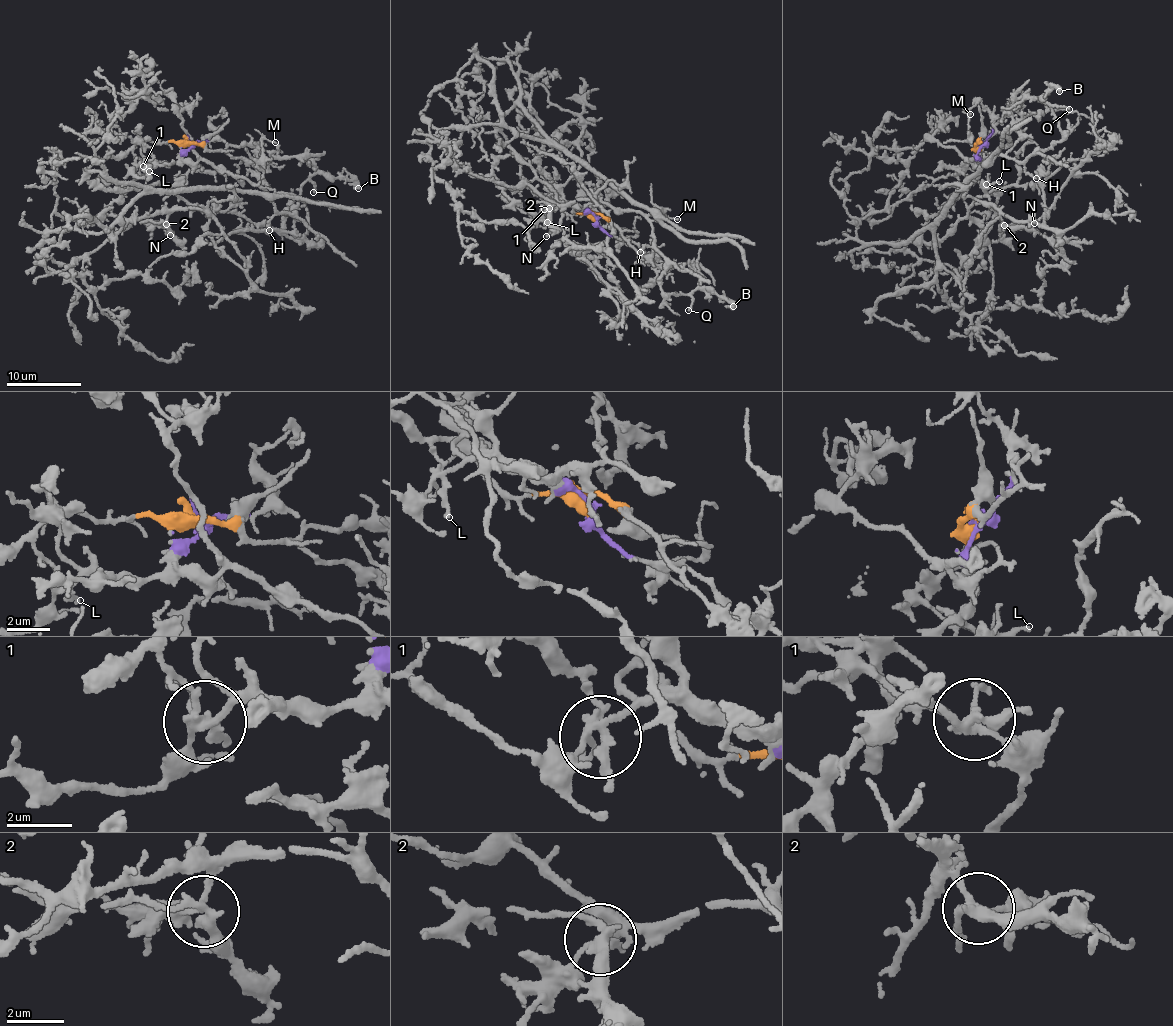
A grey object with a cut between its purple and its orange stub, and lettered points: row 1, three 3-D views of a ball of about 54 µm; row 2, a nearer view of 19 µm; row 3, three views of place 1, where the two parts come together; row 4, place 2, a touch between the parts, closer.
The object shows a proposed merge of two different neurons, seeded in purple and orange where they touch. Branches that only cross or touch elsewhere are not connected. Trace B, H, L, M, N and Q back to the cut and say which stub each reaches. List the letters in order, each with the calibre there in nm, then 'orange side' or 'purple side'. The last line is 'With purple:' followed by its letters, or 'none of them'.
B: 320 nm | purple side
H: 170 nm | purple side
L: 220 nm | orange side
M: 120 nm | purple side
N: 170 nm | orange side
Q: 150 nm | purple side
With purple: B, H, M, Q

